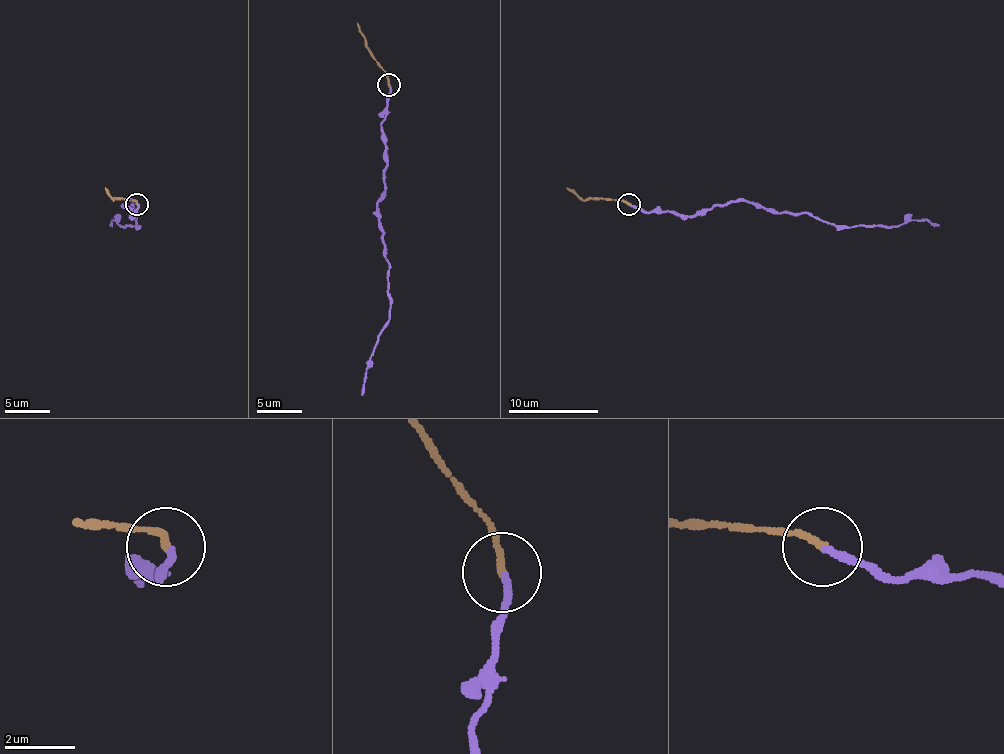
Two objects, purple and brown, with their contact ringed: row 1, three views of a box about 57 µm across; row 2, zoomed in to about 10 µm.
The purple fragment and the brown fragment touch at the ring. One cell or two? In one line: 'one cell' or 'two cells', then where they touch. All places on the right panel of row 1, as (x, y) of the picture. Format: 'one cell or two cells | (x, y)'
two cells | (629, 204)

